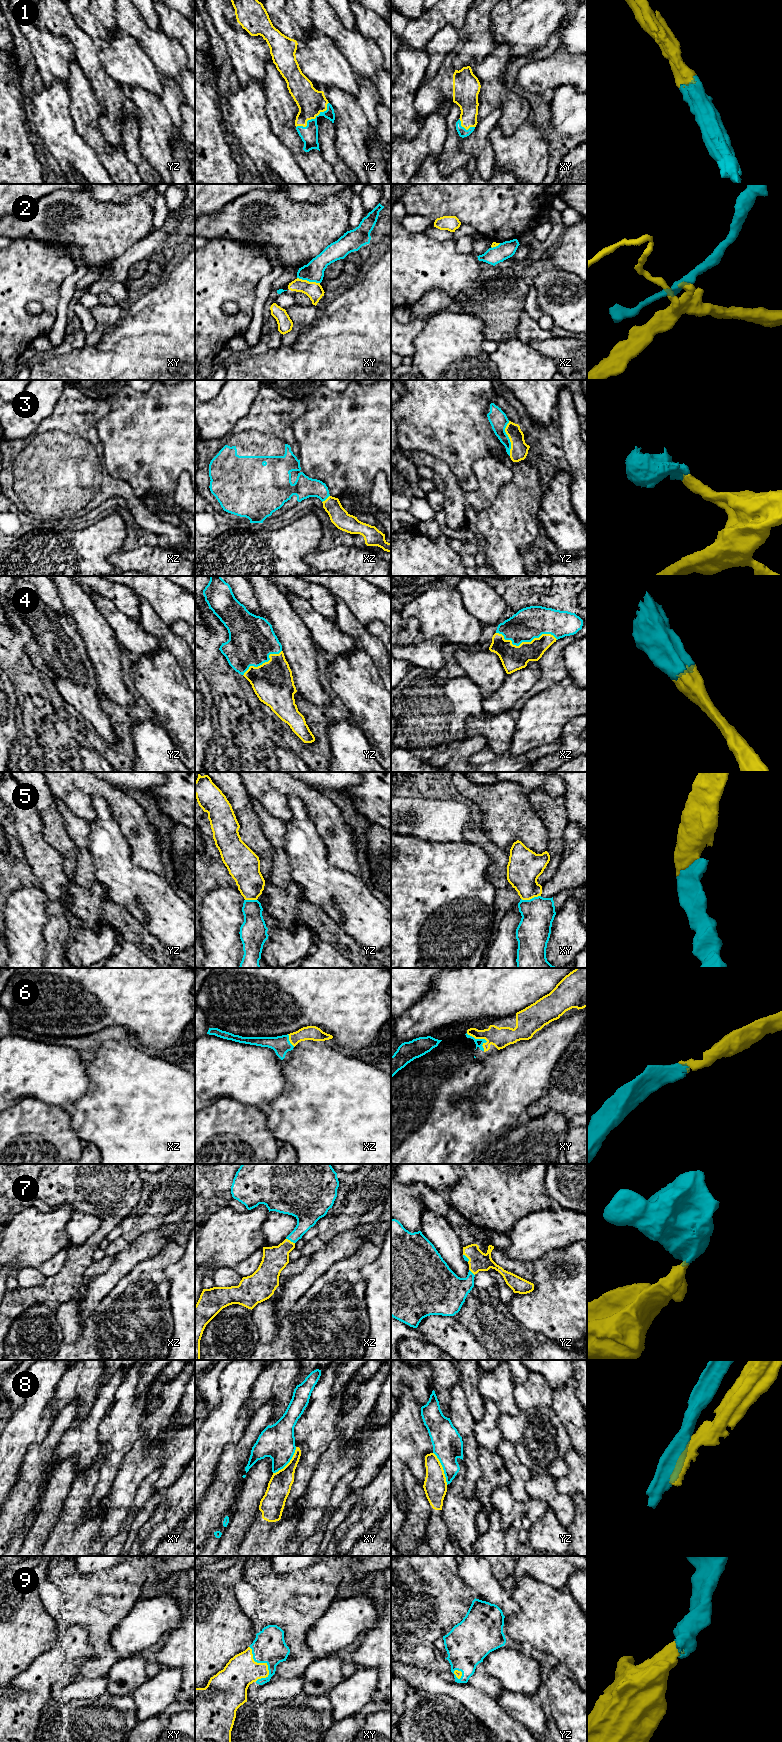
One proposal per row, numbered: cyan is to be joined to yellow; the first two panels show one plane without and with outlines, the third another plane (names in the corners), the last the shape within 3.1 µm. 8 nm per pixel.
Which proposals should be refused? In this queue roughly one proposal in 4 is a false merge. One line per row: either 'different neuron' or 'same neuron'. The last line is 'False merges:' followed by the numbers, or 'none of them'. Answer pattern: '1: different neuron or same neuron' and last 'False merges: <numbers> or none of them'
1: same neuron
2: different neuron
3: same neuron
4: same neuron
5: same neuron
6: same neuron
7: same neuron
8: different neuron
9: same neuron
False merges: 2, 8

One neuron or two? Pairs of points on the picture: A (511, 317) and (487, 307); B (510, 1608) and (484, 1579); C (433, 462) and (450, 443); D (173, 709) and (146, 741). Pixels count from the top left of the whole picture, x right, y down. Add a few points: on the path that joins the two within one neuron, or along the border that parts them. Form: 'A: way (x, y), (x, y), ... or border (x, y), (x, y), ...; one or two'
A: way (505, 314), (498, 307), (493, 307); one
B: way (503, 1601), (488, 1586); one
C: border (414, 451), (426, 451), (440, 458), (453, 474); two
D: border (162, 726), (167, 730); two

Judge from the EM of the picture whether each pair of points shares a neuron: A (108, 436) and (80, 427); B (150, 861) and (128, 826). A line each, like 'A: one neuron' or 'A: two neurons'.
A: two neurons
B: one neuron

